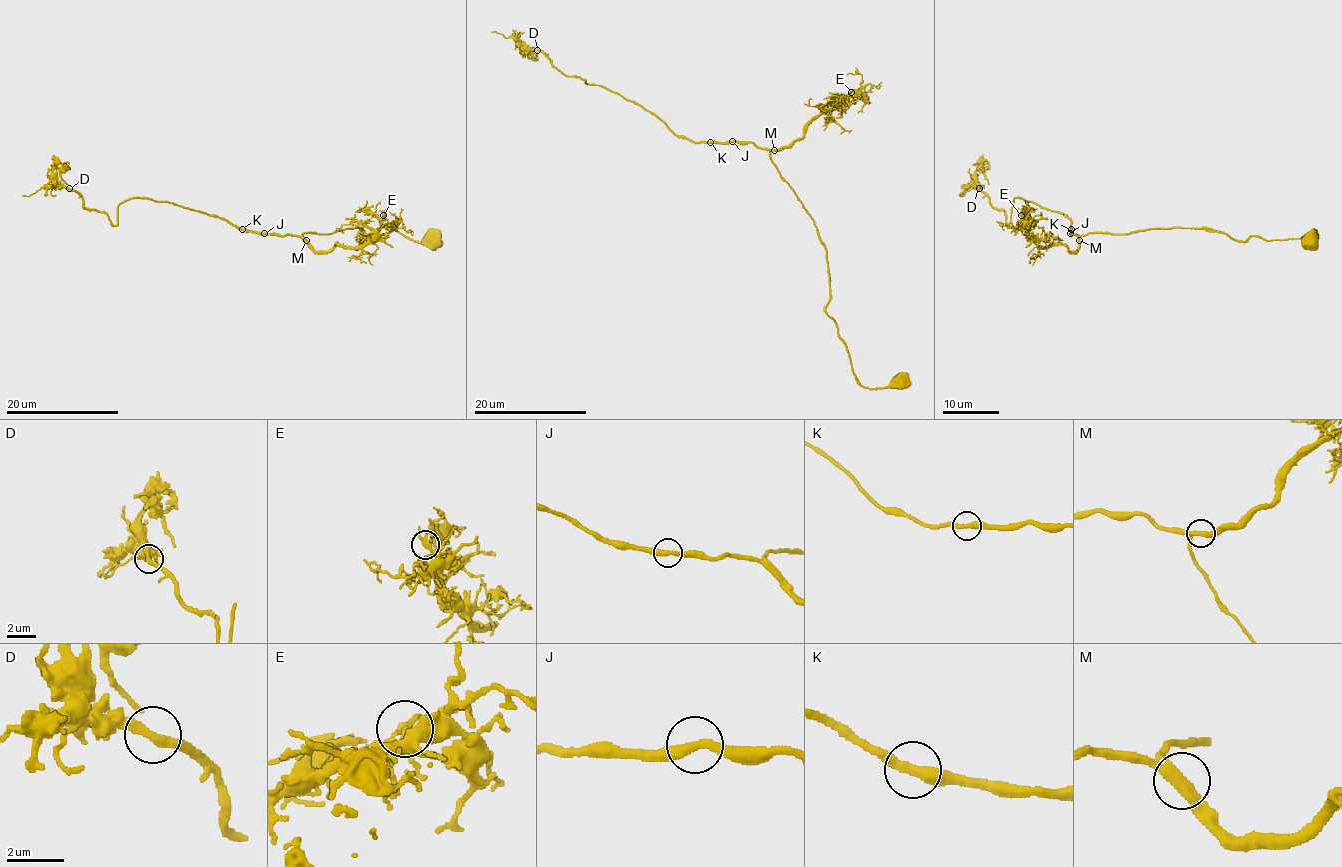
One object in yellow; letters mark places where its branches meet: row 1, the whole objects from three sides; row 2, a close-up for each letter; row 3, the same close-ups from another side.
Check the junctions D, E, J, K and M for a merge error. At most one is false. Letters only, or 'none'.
none

